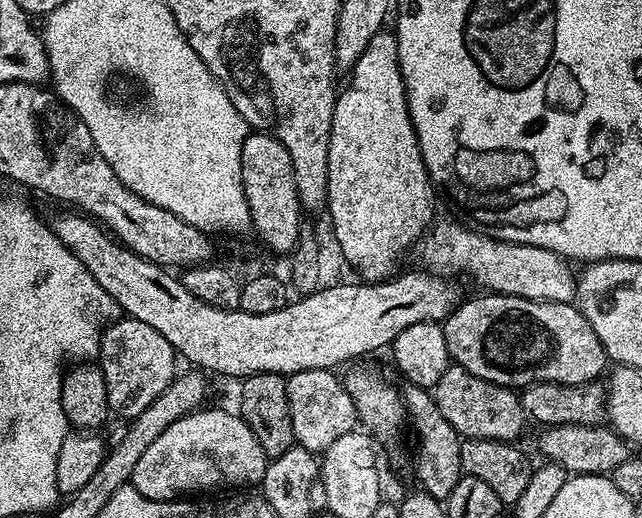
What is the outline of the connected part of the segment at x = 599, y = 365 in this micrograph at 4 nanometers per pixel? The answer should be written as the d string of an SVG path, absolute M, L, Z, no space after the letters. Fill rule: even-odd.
M499 294L480 295L484 296L476 296L473 300L466 301L467 299L465 299L463 302L457 303L451 314L448 315L448 319L443 321L442 324L444 333L446 334L448 355L457 365L464 367L470 374L485 379L486 382L500 384L503 387L513 390L523 390L529 384L541 384L542 382L554 382L555 384L590 384L601 379L600 371L603 370L604 364L606 365L604 347L602 346L602 342L598 342L598 334L594 334L590 322L575 303L555 304L554 302L546 302L545 300L527 300L526 298L518 298L517 296L502 296Z

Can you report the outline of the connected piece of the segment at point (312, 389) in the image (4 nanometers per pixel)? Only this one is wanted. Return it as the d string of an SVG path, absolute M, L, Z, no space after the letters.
M302 370L287 377L290 422L294 441L314 454L323 454L338 438L357 427L356 407L344 388L344 381L335 371Z

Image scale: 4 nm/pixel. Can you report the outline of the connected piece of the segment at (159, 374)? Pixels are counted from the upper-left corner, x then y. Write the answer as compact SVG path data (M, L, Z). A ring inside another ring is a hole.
M132 317L115 319L101 333L98 357L98 366L106 382L109 411L125 420L135 419L175 379L175 359L176 353L158 330Z

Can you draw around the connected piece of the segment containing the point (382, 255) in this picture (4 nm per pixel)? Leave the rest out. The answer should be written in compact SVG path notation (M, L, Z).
M388 30L374 34L347 78L348 85L336 97L330 126L326 216L332 219L336 244L345 262L356 268L357 277L379 282L397 271L400 255L429 231L434 188L408 112L395 35Z

